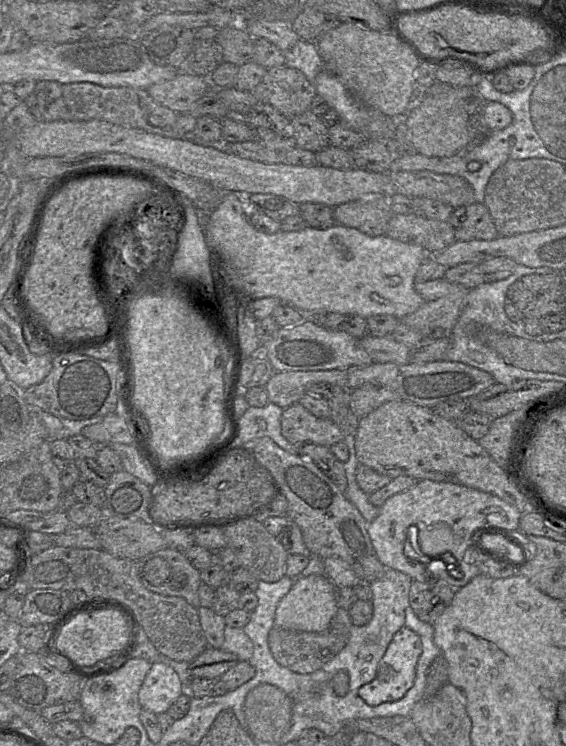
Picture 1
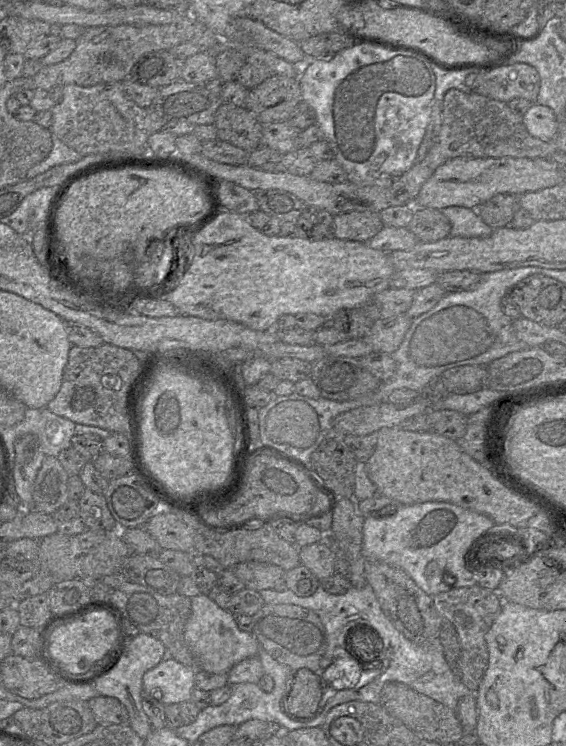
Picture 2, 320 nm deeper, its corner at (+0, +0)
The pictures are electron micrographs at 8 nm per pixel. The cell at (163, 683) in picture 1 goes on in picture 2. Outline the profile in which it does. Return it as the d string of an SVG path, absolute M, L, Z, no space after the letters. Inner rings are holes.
M173 658L162 660L157 666L144 674L143 690L163 705L190 701L192 690L195 687L196 670L197 668L190 668Z

